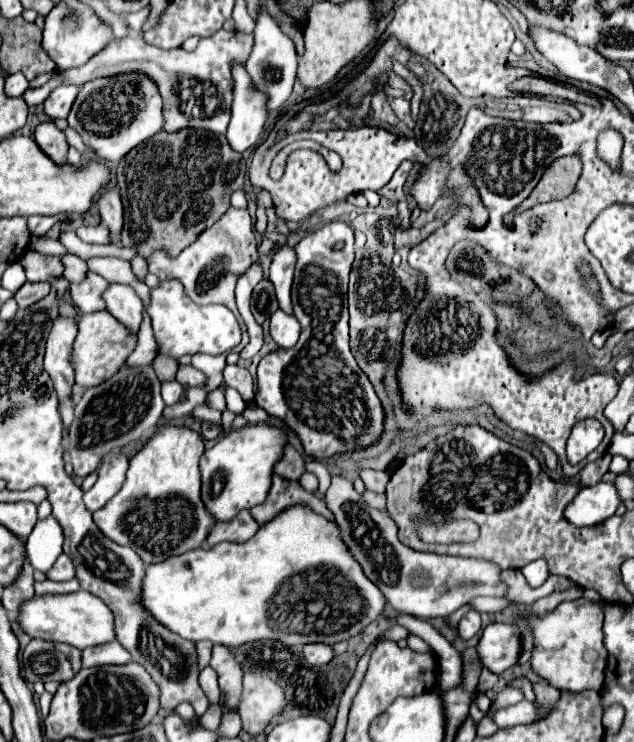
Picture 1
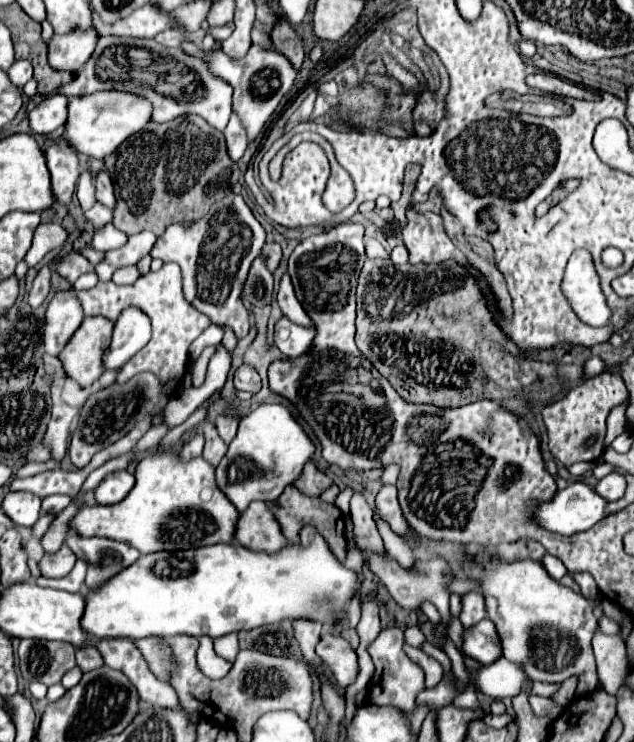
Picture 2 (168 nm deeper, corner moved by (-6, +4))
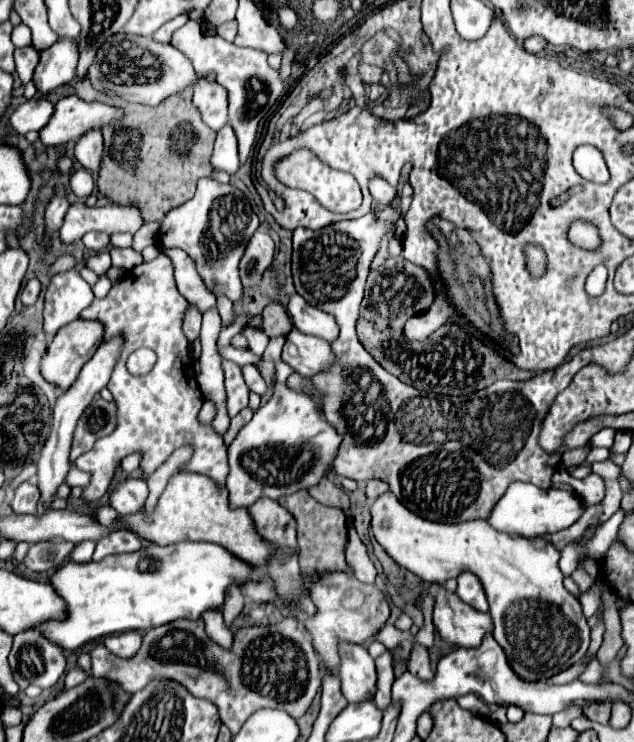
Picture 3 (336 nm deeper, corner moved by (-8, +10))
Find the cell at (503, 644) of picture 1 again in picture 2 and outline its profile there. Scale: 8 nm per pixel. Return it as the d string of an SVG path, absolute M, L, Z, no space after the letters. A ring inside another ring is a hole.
M482 619L482 623L476 623L474 627L464 629L462 651L470 659L480 661L482 665L496 661L502 655L502 647L500 647L500 639L494 623L490 623L490 619Z

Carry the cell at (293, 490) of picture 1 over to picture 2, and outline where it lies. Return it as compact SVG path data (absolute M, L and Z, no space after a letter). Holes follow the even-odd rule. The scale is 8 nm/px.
M294 485L286 487L286 491L282 493L280 499L268 503L270 511L274 513L274 517L278 519L280 527L282 527L282 533L286 535L286 539L290 543L300 543L300 529L304 525L312 525L316 527L316 531L326 539L330 551L334 553L334 557L338 557L338 561L344 561L346 559L346 537L344 537L344 517L340 513L340 509L336 505L330 505L330 503L324 503L322 499L316 499L316 497L306 497L302 495Z

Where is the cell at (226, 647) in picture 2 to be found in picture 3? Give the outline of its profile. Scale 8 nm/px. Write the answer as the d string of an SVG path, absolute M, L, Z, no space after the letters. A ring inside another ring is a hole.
M238 587L228 589L228 601L226 601L224 609L222 609L226 627L230 627L230 625L236 621L236 617L238 617L240 611L242 611L242 607L244 607L244 595L240 593L240 589L238 589Z

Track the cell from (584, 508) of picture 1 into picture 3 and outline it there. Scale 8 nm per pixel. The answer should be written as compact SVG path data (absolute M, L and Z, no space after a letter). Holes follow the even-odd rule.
M512 483L504 497L492 509L488 523L502 533L520 533L526 537L556 533L574 525L584 513L582 499L572 489L540 489L532 483Z

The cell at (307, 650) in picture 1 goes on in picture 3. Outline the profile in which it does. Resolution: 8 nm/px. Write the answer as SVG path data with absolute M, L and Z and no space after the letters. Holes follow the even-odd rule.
M340 643L338 653L338 677L348 703L370 699L370 695L376 691L376 669L374 659L368 655L366 647L356 643Z

